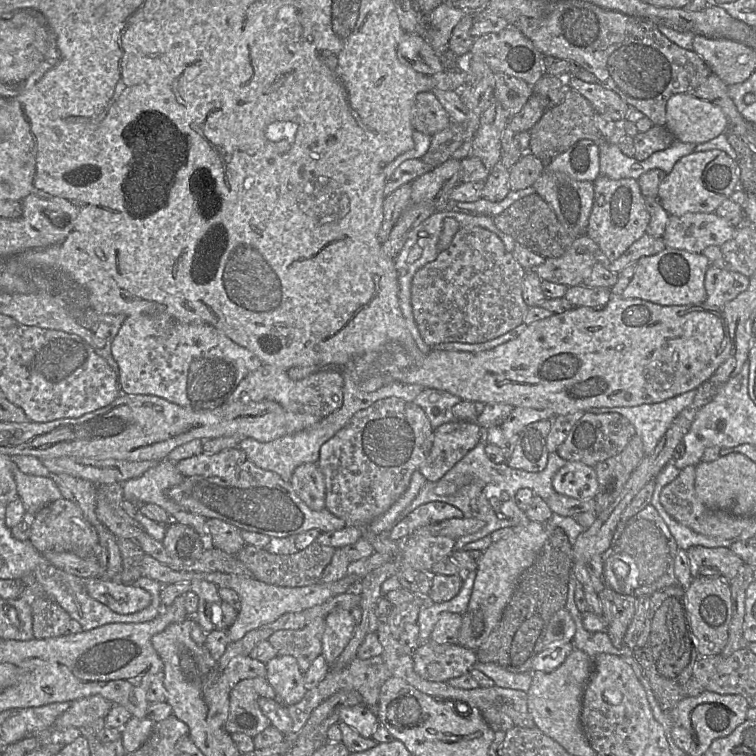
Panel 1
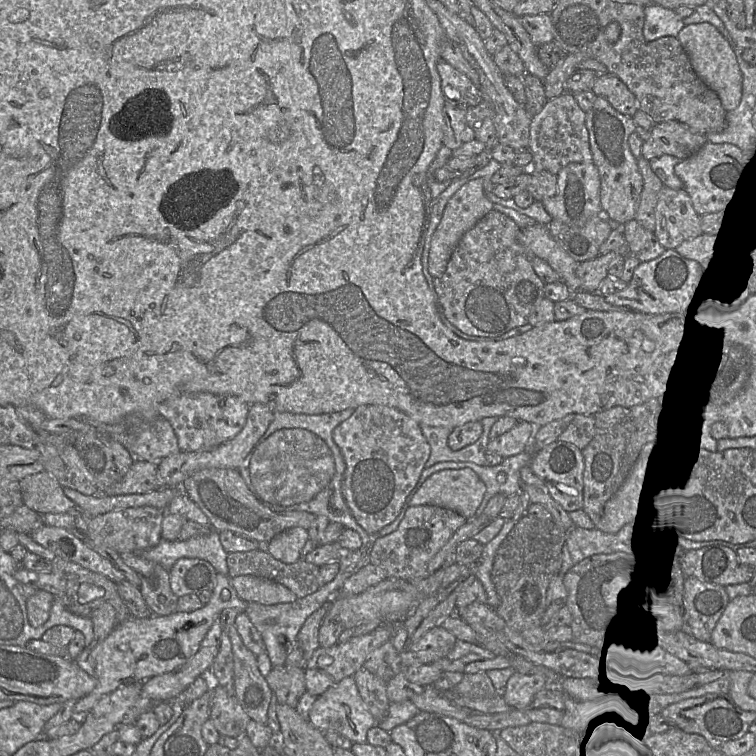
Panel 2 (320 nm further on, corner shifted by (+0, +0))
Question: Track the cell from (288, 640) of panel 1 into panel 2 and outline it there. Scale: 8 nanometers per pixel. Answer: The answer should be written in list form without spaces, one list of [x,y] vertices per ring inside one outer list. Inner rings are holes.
[[[289,665],[273,667],[266,681],[277,698],[278,704],[296,707],[306,692],[305,671]]]

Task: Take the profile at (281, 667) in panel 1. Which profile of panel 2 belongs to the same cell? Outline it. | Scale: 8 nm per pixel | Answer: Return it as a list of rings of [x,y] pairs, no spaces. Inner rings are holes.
[[[353,676],[343,678],[339,683],[317,696],[309,711],[308,721],[323,733],[336,732],[353,743],[359,744],[367,743],[368,730],[377,725],[377,721],[359,693]]]

